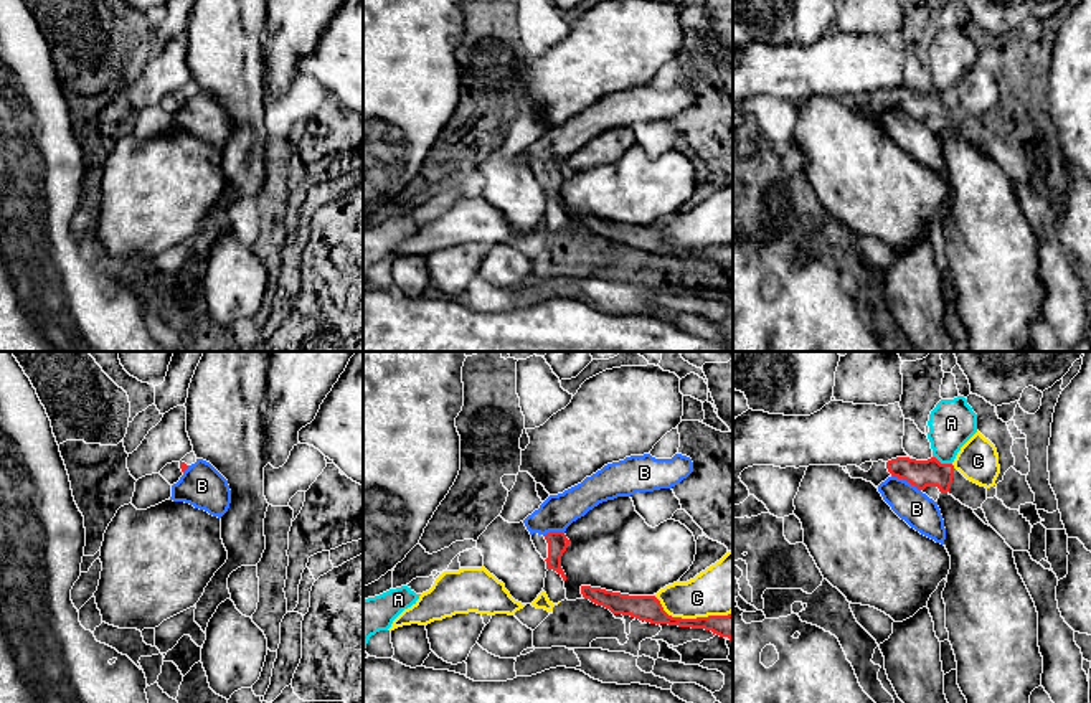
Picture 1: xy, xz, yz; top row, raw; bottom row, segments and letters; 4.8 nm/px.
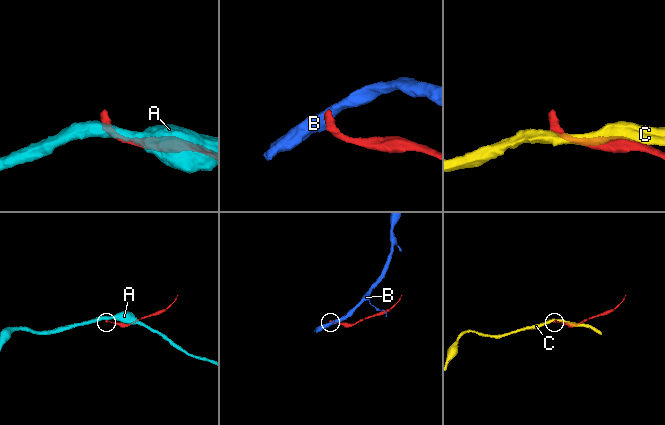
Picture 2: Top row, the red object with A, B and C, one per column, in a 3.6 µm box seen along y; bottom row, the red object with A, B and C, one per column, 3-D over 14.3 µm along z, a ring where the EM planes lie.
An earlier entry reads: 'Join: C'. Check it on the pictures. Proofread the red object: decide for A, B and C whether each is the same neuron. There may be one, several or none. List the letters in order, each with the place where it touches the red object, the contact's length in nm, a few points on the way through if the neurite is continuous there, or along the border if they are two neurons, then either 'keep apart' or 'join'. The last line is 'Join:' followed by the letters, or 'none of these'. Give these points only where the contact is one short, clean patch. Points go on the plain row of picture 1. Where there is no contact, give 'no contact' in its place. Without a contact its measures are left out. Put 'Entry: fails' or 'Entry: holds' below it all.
A: yz (943, 94) | 100 nm | keep apart
B: yz (906, 111) | 170 nm | along yz (892, 104), (908, 111), (920, 121) | keep apart
C: xz (690, 250) | 400 nm | keep apart
Join: none of these
Entry: fails

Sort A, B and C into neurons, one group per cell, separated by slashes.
A C / B

